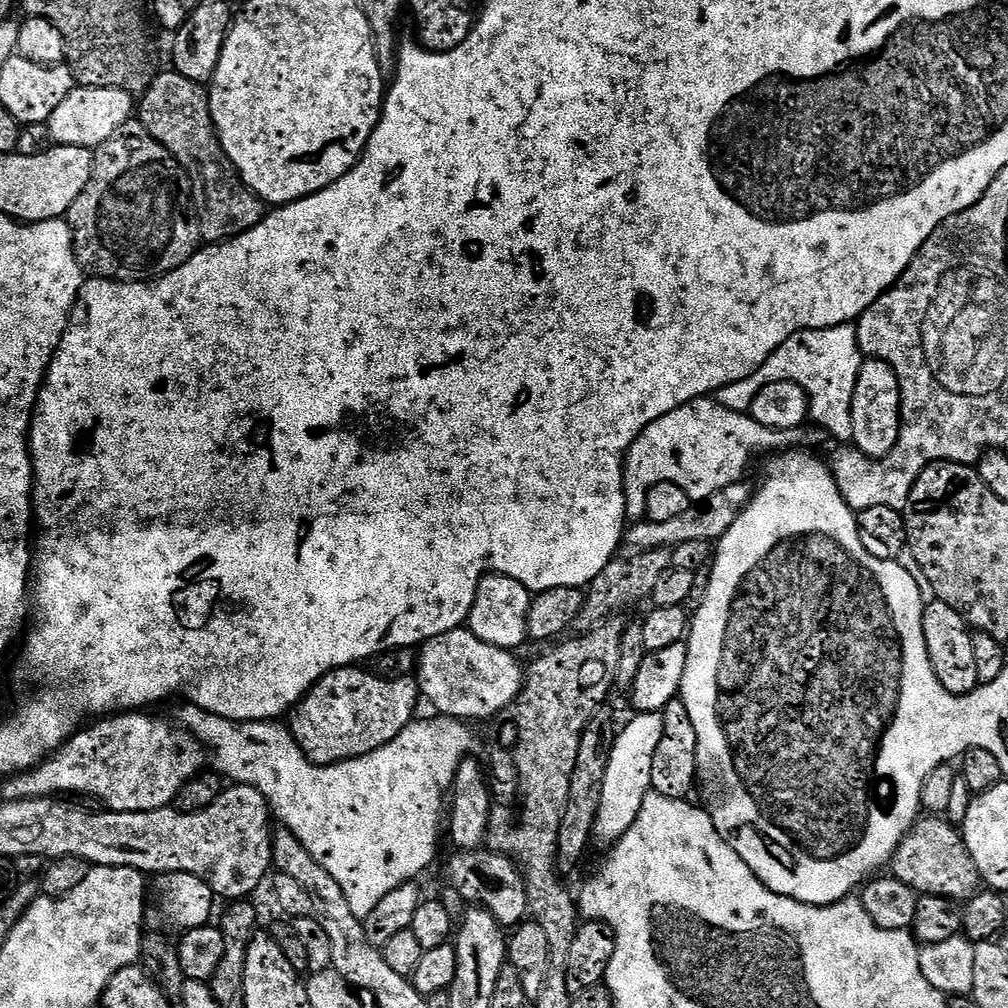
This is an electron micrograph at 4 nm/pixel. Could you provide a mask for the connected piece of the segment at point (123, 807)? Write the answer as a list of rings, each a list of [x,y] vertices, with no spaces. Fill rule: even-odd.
[[[140,710],[116,714],[93,723],[96,725],[89,732],[77,732],[31,774],[5,779],[3,799],[39,800],[64,794],[60,792],[81,792],[97,796],[105,809],[114,812],[153,812],[169,807],[184,783],[200,775],[206,749],[179,723],[144,715],[148,714]]]

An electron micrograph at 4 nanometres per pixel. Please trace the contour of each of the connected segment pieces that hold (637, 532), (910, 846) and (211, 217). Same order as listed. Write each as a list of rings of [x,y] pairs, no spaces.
[[[737,482],[718,490],[718,494],[710,494],[710,498],[695,501],[692,508],[686,510],[686,514],[682,514],[678,518],[670,518],[670,522],[648,520],[647,522],[633,523],[626,532],[627,543],[632,543],[633,549],[648,552],[672,548],[680,543],[691,541],[708,544],[718,542],[724,537],[726,530],[730,530],[730,526],[734,526],[738,514],[742,514],[742,510],[754,495],[753,489],[748,489],[746,485],[747,483]]]
[[[936,816],[917,821],[907,838],[899,844],[890,872],[917,895],[944,897],[955,902],[970,900],[982,886],[980,871],[965,846],[963,835],[955,825]]]
[[[175,70],[167,71],[161,71],[148,91],[139,97],[138,119],[153,138],[168,146],[188,173],[202,176],[204,207],[202,204],[198,210],[201,241],[222,244],[226,240],[235,240],[264,221],[266,205],[246,187],[243,178],[222,150],[212,124],[205,85],[196,84]]]

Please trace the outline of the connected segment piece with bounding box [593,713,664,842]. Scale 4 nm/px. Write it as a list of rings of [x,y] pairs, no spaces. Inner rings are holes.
[[[635,713],[632,720],[615,735],[606,774],[603,780],[601,802],[594,823],[593,835],[598,839],[619,841],[627,835],[637,814],[641,810],[644,797],[651,789],[654,750],[661,740],[664,717],[660,713],[656,720],[644,720],[641,713]]]

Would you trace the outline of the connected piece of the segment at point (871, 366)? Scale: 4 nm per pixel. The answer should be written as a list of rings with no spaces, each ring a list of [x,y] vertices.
[[[868,358],[860,365],[860,373],[854,390],[852,403],[852,439],[851,443],[864,456],[880,460],[894,450],[898,442],[900,428],[900,383],[896,371],[886,360]]]

